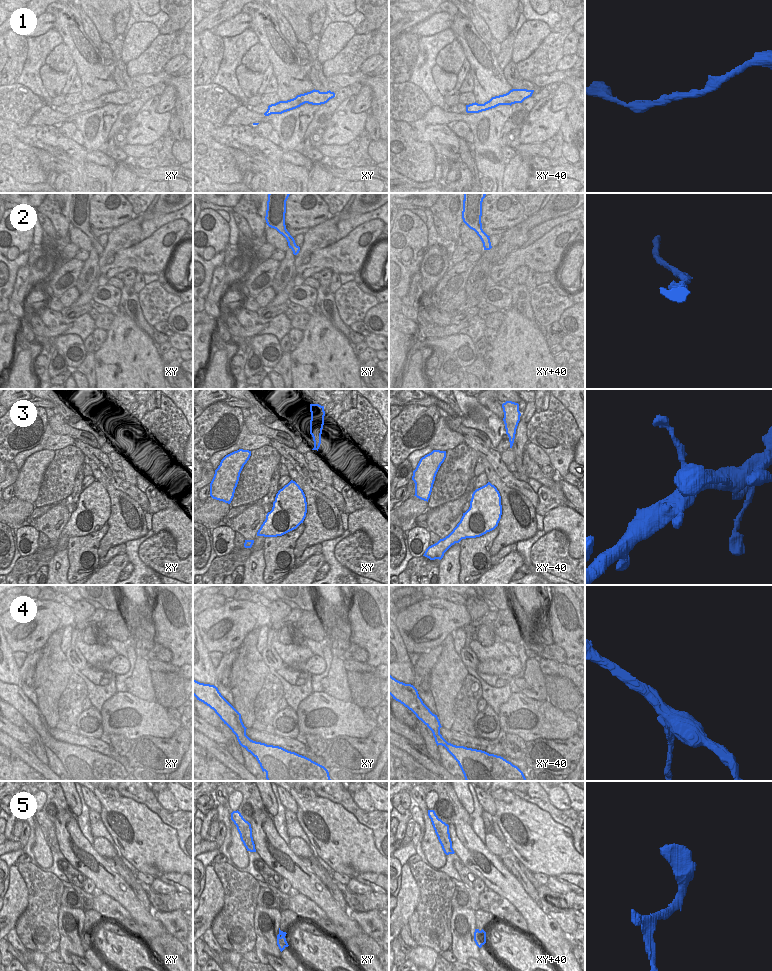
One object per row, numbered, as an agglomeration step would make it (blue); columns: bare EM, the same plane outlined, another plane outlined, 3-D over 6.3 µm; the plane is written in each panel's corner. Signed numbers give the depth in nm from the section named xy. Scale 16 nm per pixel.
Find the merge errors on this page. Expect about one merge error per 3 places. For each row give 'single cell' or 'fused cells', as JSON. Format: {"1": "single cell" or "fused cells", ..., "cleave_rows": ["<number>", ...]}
{"1": "single cell", "2": "single cell", "3": "fused cells", "4": "fused cells", "5": "single cell", "cleave_rows": ["3", "4"]}

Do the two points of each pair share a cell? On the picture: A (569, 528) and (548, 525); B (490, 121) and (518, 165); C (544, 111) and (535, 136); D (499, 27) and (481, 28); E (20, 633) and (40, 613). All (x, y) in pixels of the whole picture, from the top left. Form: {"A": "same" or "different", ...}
{"A": "same", "B": "different", "C": "same", "D": "different", "E": "same"}

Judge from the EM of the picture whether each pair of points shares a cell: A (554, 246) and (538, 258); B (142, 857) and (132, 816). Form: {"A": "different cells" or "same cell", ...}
{"A": "same cell", "B": "same cell"}

